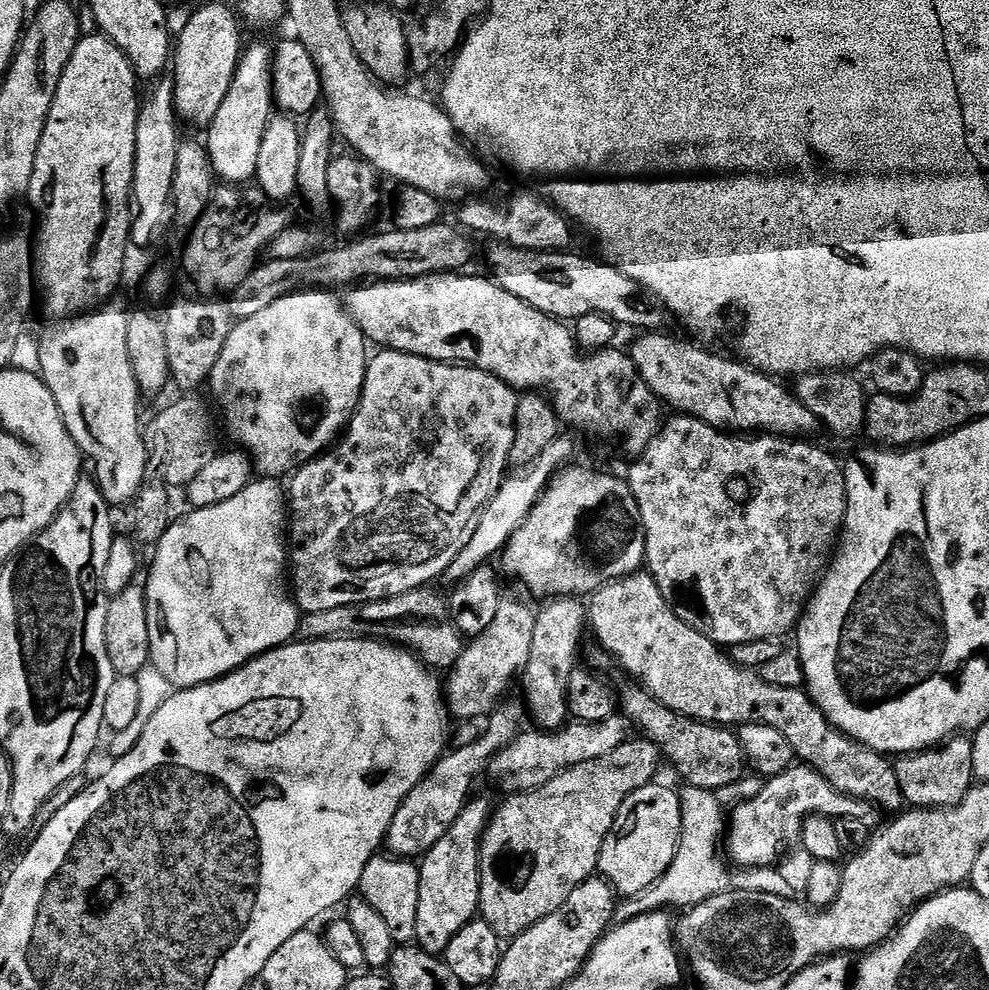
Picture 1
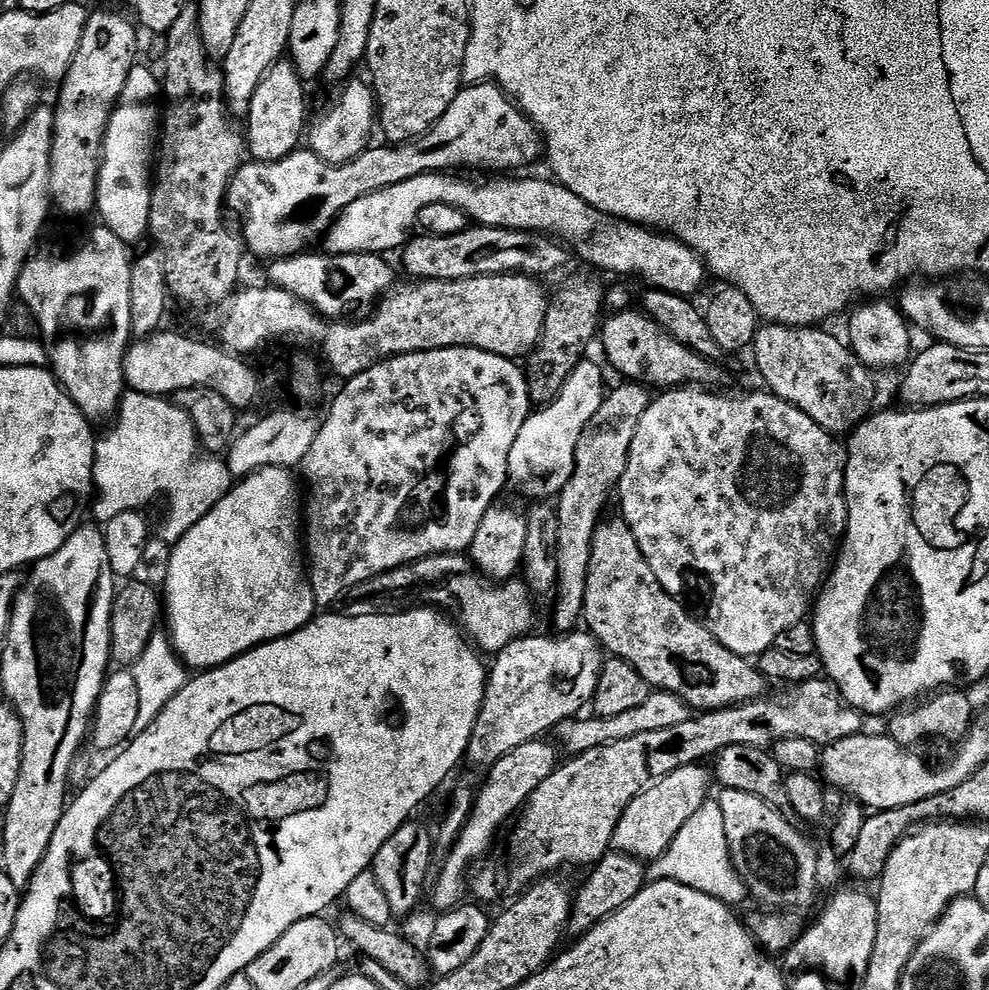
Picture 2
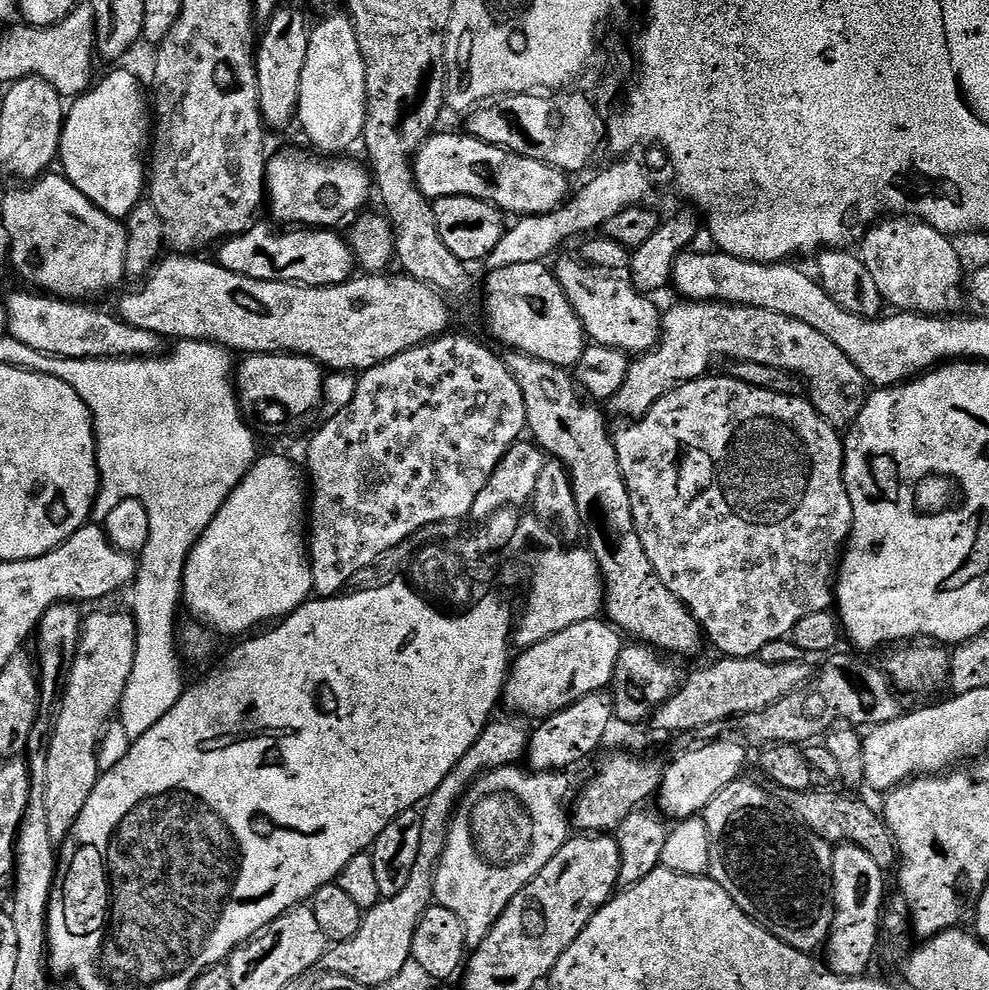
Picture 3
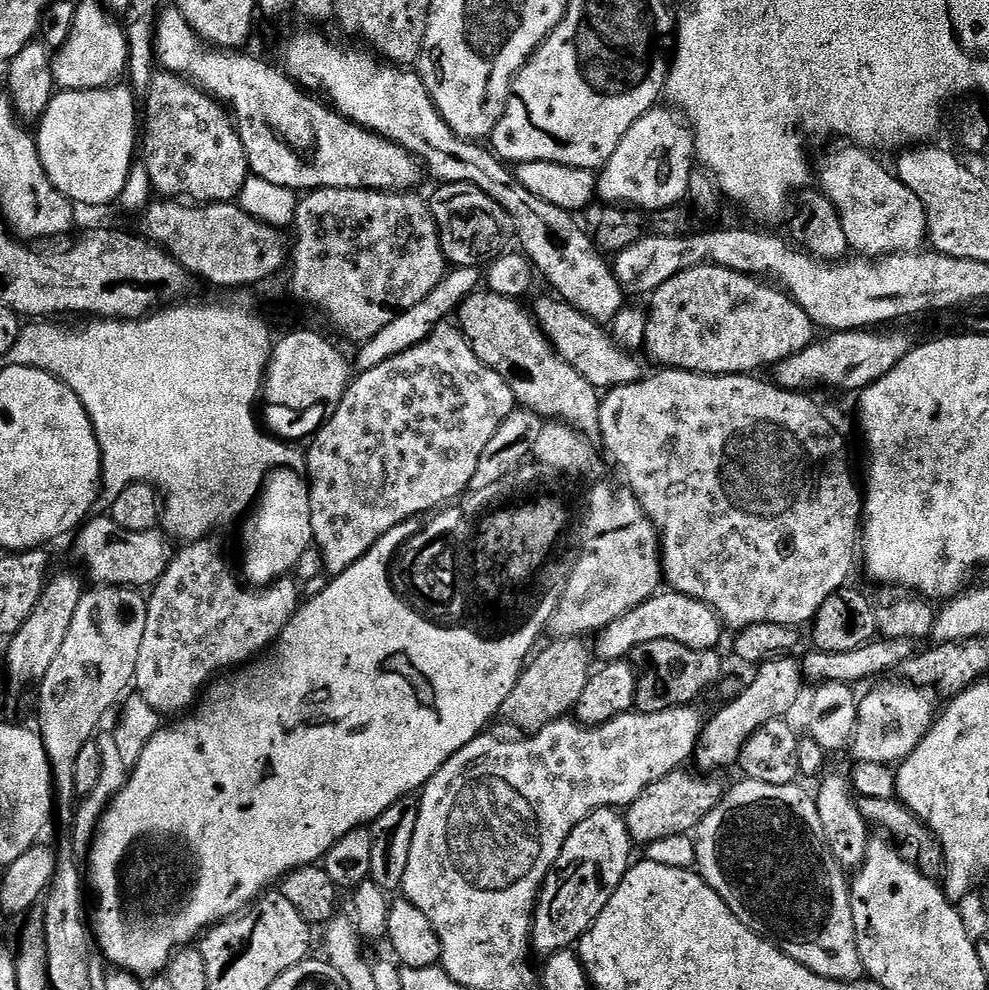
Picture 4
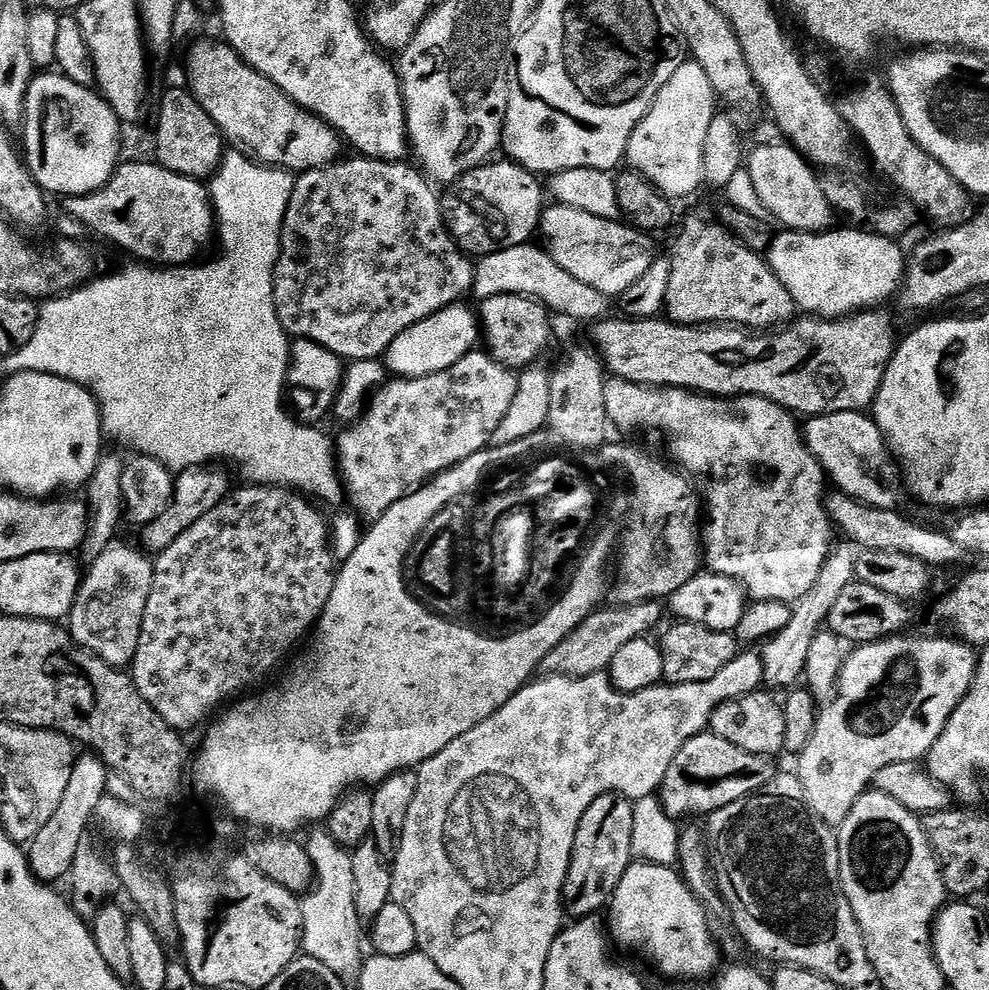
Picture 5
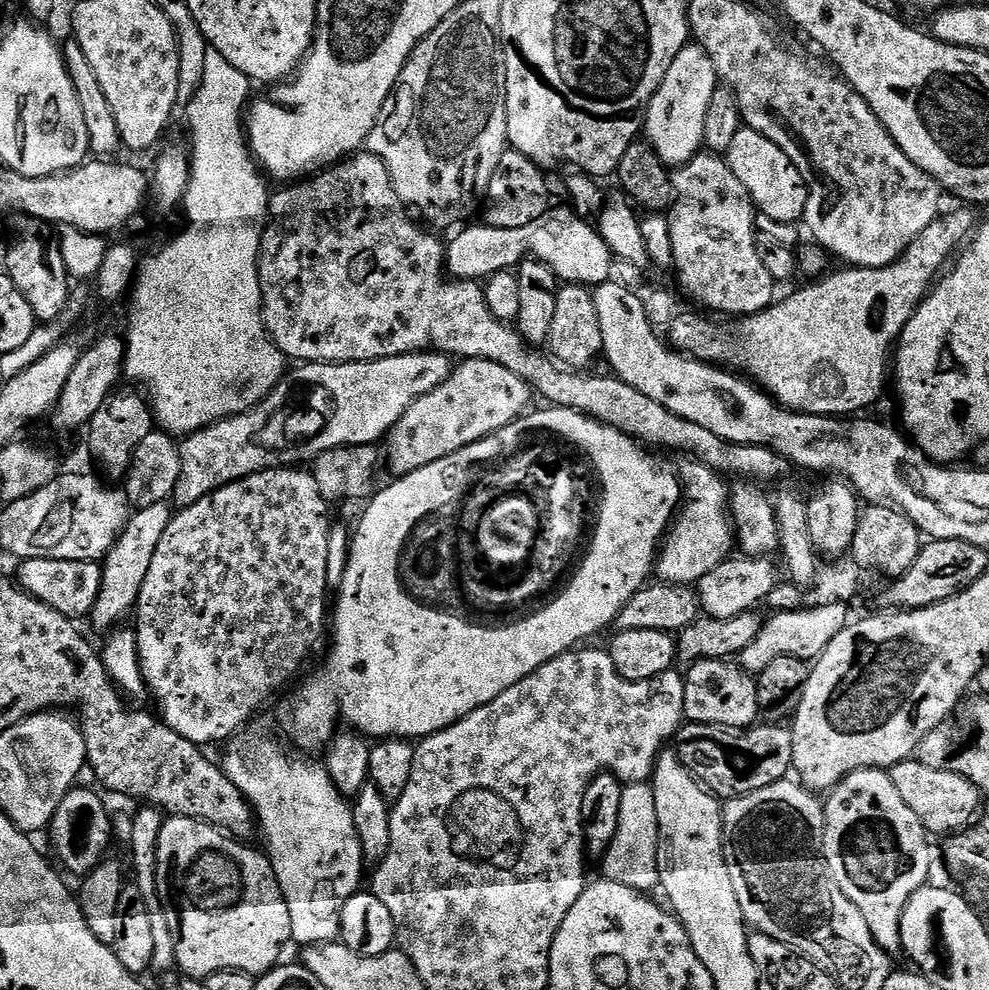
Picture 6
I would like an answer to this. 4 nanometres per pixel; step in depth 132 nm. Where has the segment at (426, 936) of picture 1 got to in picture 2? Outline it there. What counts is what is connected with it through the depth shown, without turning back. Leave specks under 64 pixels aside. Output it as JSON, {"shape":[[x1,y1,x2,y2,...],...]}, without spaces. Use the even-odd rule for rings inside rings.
{"shape":[[541,738,526,742,522,746,514,746,510,754,498,758,498,762,487,769,488,777,485,778,484,785,479,785,466,824,462,826,448,855,443,857,441,864,444,865,436,876,436,885,432,888,432,904,437,908,437,913,451,912,465,903,464,892,466,896,470,888,469,876,473,867,471,864,491,846,500,827,523,809,534,790,538,790,541,782,550,778,550,774,558,766,558,760,552,757,553,745,548,745,546,741,547,739]]}

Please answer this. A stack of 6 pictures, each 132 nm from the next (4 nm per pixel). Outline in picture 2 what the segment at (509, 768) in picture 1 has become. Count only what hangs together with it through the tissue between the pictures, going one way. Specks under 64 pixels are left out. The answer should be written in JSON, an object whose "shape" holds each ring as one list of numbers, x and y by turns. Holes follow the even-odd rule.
{"shape":[[659,690,649,691,646,702,633,706,618,714,615,718,602,718,601,716,589,715,589,720,573,718,564,720,554,729,555,743,568,751,569,757,586,754,586,750,598,752,602,746,619,746,626,738,635,738,637,734,650,734,654,730,666,730,670,726,679,726,690,718,688,705,682,703,677,696,669,692]]}

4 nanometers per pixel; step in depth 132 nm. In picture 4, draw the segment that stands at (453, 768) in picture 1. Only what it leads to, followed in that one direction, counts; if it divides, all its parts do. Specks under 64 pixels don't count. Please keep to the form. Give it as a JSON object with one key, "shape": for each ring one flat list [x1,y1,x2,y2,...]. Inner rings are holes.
{"shape":[[671,590,661,591,651,596,646,602,634,606,622,618,610,622,610,626,601,628,594,640,594,652,601,661,625,659,633,648,642,646,646,642,659,640,673,640,682,642,682,646,690,646,690,650,719,649,720,635,726,632,720,615,706,602,692,598,681,592]]}

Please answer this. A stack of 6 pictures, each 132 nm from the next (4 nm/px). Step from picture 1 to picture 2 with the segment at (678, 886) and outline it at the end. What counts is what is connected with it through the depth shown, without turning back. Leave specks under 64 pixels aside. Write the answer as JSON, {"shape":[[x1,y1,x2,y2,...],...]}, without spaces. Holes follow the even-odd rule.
{"shape":[[709,798,704,805,678,830,678,838,656,860,651,861,646,868,649,881,673,880,682,886,708,894,729,906,737,906,746,900,746,889,742,878,736,875,736,868,728,853,726,828,722,826,722,810,715,799]]}

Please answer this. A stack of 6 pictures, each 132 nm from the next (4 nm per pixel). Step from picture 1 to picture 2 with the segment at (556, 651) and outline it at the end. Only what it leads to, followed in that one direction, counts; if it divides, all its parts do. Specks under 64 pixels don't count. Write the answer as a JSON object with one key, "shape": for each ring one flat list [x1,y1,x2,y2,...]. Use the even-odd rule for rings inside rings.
{"shape":[[620,382,616,389,605,395,602,406,590,419,589,425,582,431,578,439,576,465,573,477,561,490,554,507,558,518,558,536,556,538,556,580,554,595,556,594,556,609,552,612,552,624,557,633,567,634,581,623,584,615,584,599,586,598,586,574,590,566,592,553,592,538,596,533,596,525,601,521,600,511,608,500,608,495,617,491,622,474,626,474,626,462,630,454,630,446,634,442,634,430,638,430,638,422,642,422,642,414,646,414,652,405,654,396,645,385,639,382]]}

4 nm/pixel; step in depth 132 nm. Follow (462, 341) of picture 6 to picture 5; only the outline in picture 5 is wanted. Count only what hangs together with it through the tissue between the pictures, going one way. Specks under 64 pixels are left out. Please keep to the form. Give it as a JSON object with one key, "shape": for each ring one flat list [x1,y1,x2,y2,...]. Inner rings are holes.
{"shape":[[341,158,334,164,302,172,295,177,296,185,290,194,290,202,286,206,284,215,284,225,280,231,280,253,272,271,274,306,285,332,289,337,297,340,306,339,317,343,320,347,325,347,344,362,374,360,381,357,390,346,390,342,398,334,402,334,402,330,414,326,414,322,420,322,422,318,444,308,447,304,457,303,464,298,464,295,467,297,472,291,474,267,473,261,457,248,455,240,448,233,448,225,444,222,442,200,438,192,435,192,437,189,411,163,408,165,408,162,391,160,355,159],[839,490,831,491,824,501,824,509,833,525,847,535,853,545,865,551,888,550,890,553,906,554,907,557,918,558,930,568,935,566,954,566,969,559,969,552,953,535,930,530,924,526,899,516,899,511,889,508,870,507,868,504,852,500]]}

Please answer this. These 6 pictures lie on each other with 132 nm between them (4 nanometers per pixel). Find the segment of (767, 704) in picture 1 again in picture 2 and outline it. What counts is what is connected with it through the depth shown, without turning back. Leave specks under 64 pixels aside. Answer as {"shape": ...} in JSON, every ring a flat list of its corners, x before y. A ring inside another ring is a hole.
{"shape":[[623,518,615,519,605,519,598,523,592,538,582,617,583,623,588,623,586,628,592,639,609,657,625,660,632,666,646,681,649,689,674,694,697,713,714,712,719,708,732,708,735,704,746,704,761,699,765,695,764,675,745,657,722,647,677,597,664,591,663,586,654,578,630,526]]}

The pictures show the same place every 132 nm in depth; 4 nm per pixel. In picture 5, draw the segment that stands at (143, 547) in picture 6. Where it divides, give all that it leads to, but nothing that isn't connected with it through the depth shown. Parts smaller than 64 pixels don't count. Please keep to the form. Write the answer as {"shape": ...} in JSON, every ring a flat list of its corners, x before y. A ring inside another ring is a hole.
{"shape":[[119,542,105,543,99,550,100,556,92,560,92,565,83,573,80,589,76,595,76,601,72,606,72,612,68,615,66,627,73,640,81,648,100,656,107,664,124,666,131,661,138,646,138,638,142,630,142,618,146,610,146,602,152,585,153,561,139,547,131,548,128,544]]}

